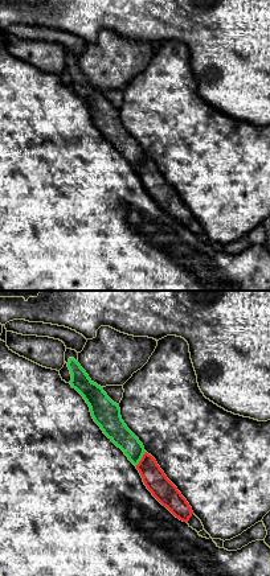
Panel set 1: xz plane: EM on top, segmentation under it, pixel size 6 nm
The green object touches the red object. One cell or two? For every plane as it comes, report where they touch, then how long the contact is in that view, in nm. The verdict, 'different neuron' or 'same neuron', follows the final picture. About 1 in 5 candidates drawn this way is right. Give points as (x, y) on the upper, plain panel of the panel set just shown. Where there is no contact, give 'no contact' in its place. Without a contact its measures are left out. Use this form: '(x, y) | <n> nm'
(140, 163) | 110 nm

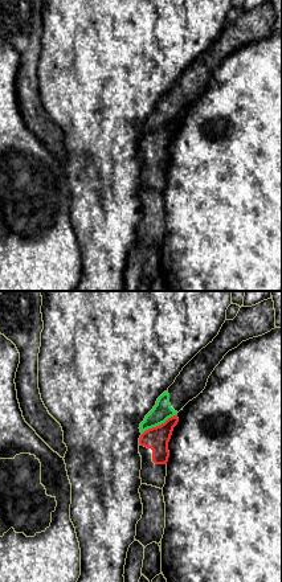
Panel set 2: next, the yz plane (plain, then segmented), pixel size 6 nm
(158, 128) | 240 nm

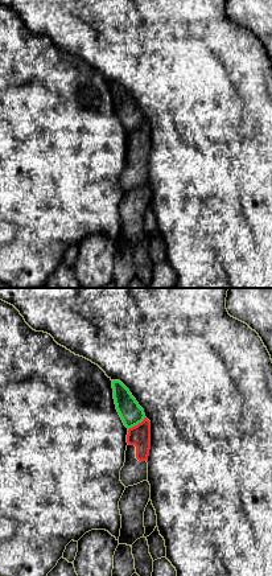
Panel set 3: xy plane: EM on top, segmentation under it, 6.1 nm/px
(136, 128) | 130 nm

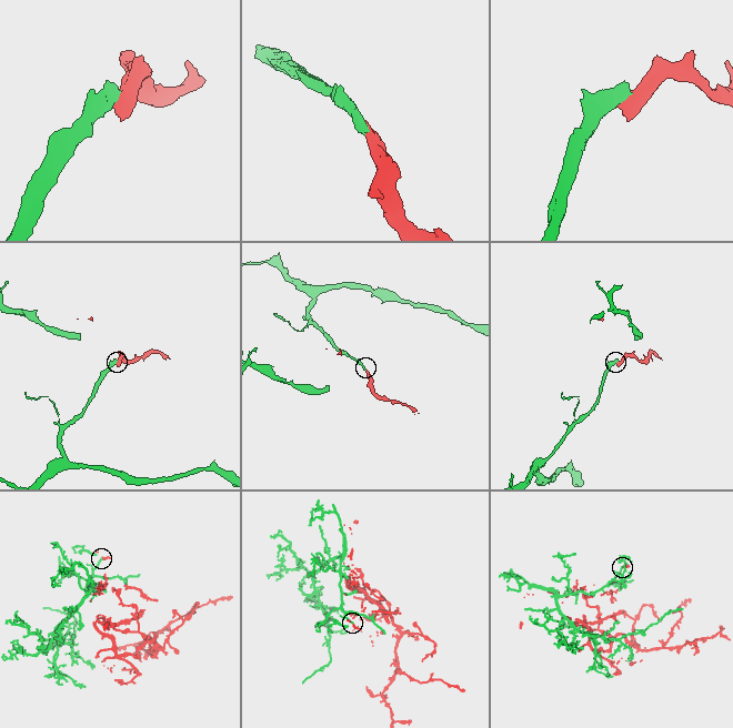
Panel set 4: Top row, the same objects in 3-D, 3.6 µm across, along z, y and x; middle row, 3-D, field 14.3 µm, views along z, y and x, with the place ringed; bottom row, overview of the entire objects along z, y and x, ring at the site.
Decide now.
different neuron

